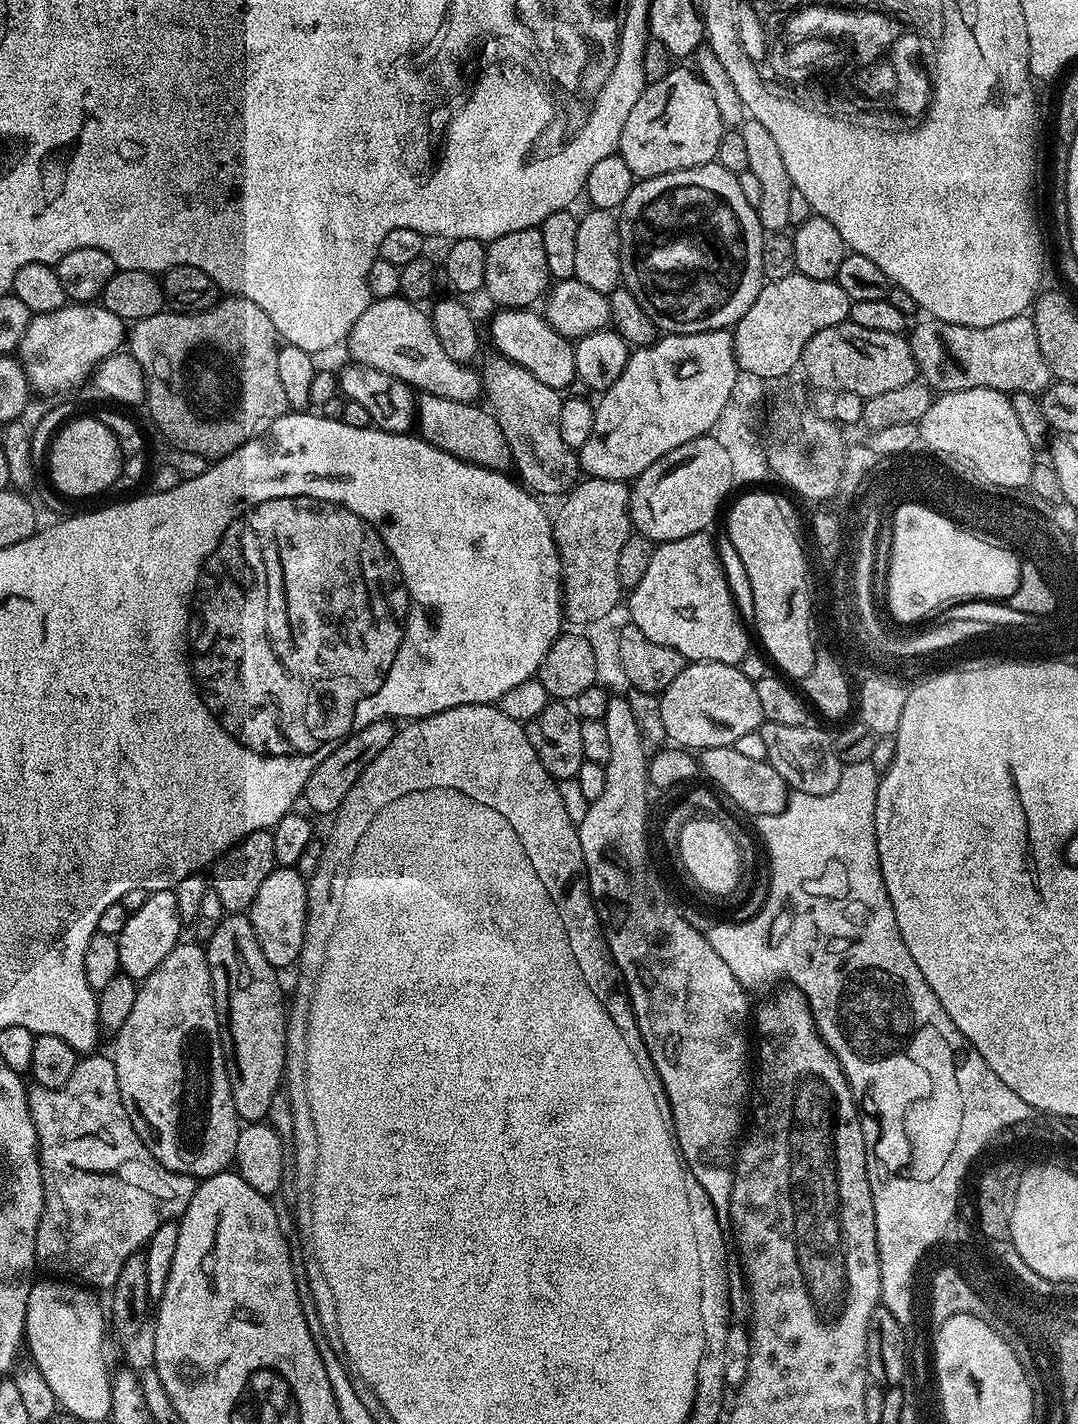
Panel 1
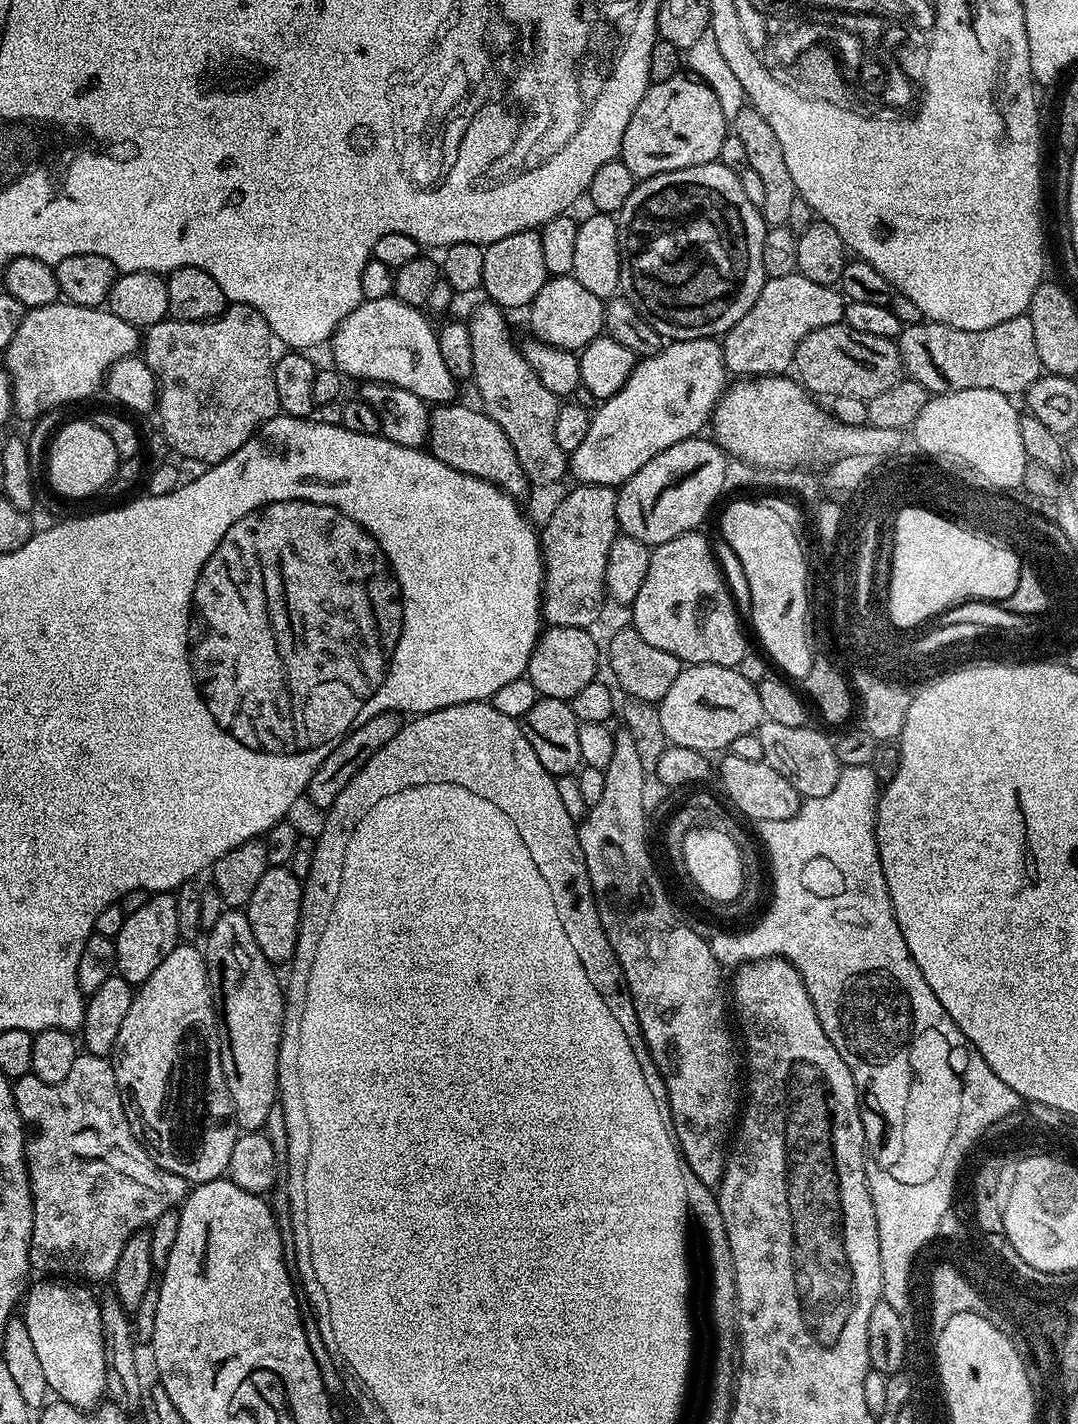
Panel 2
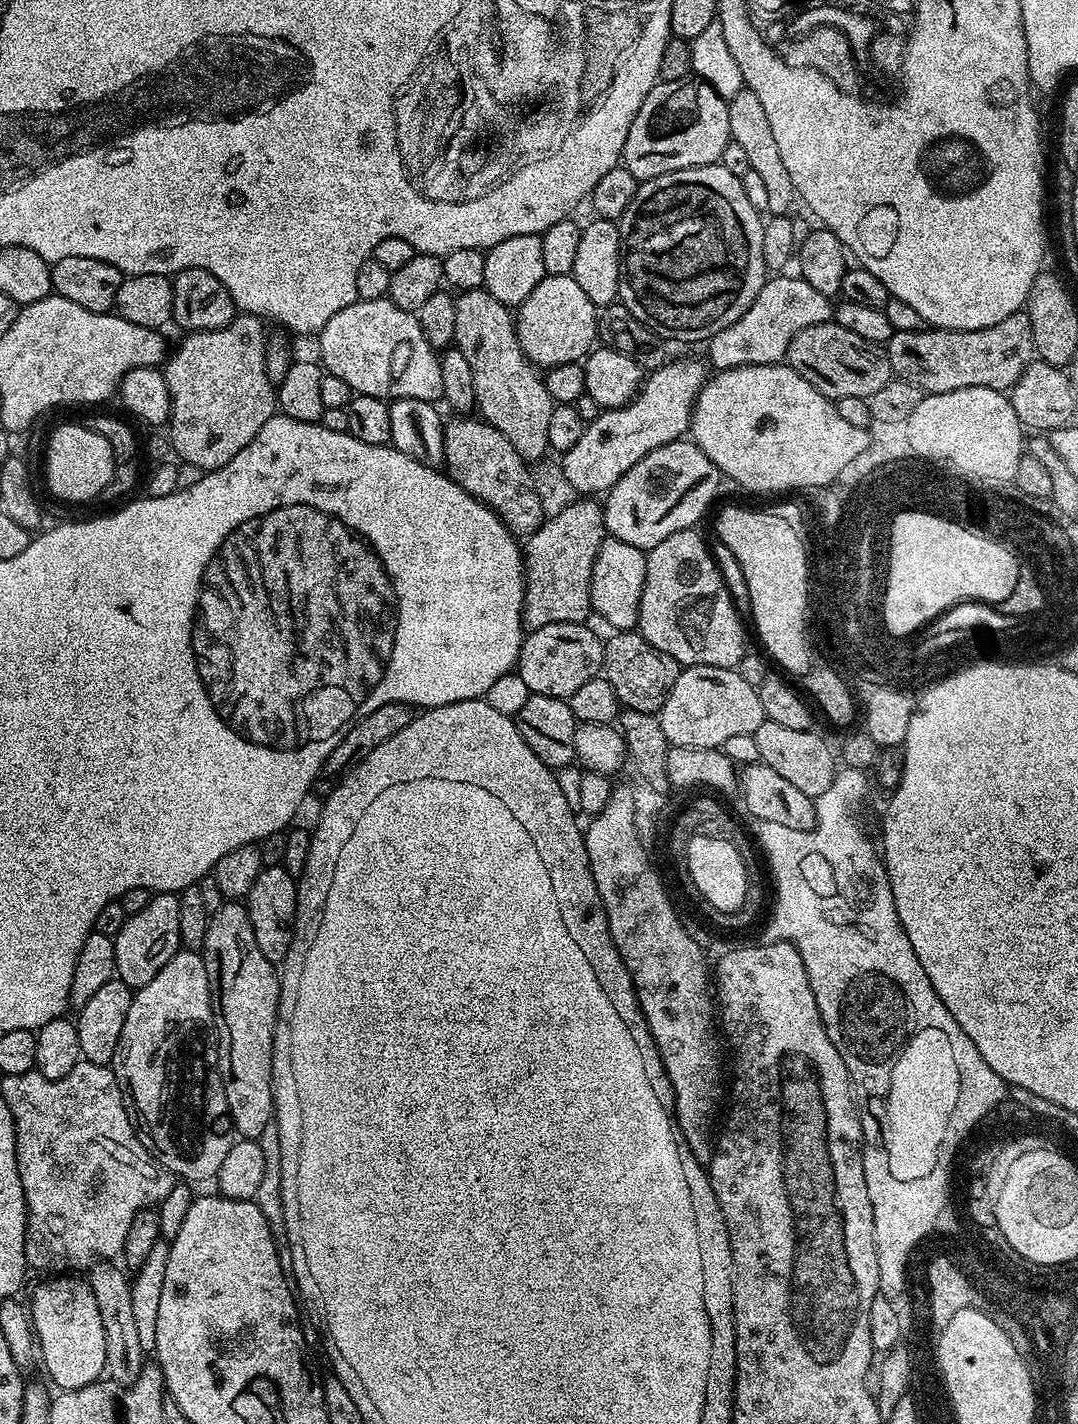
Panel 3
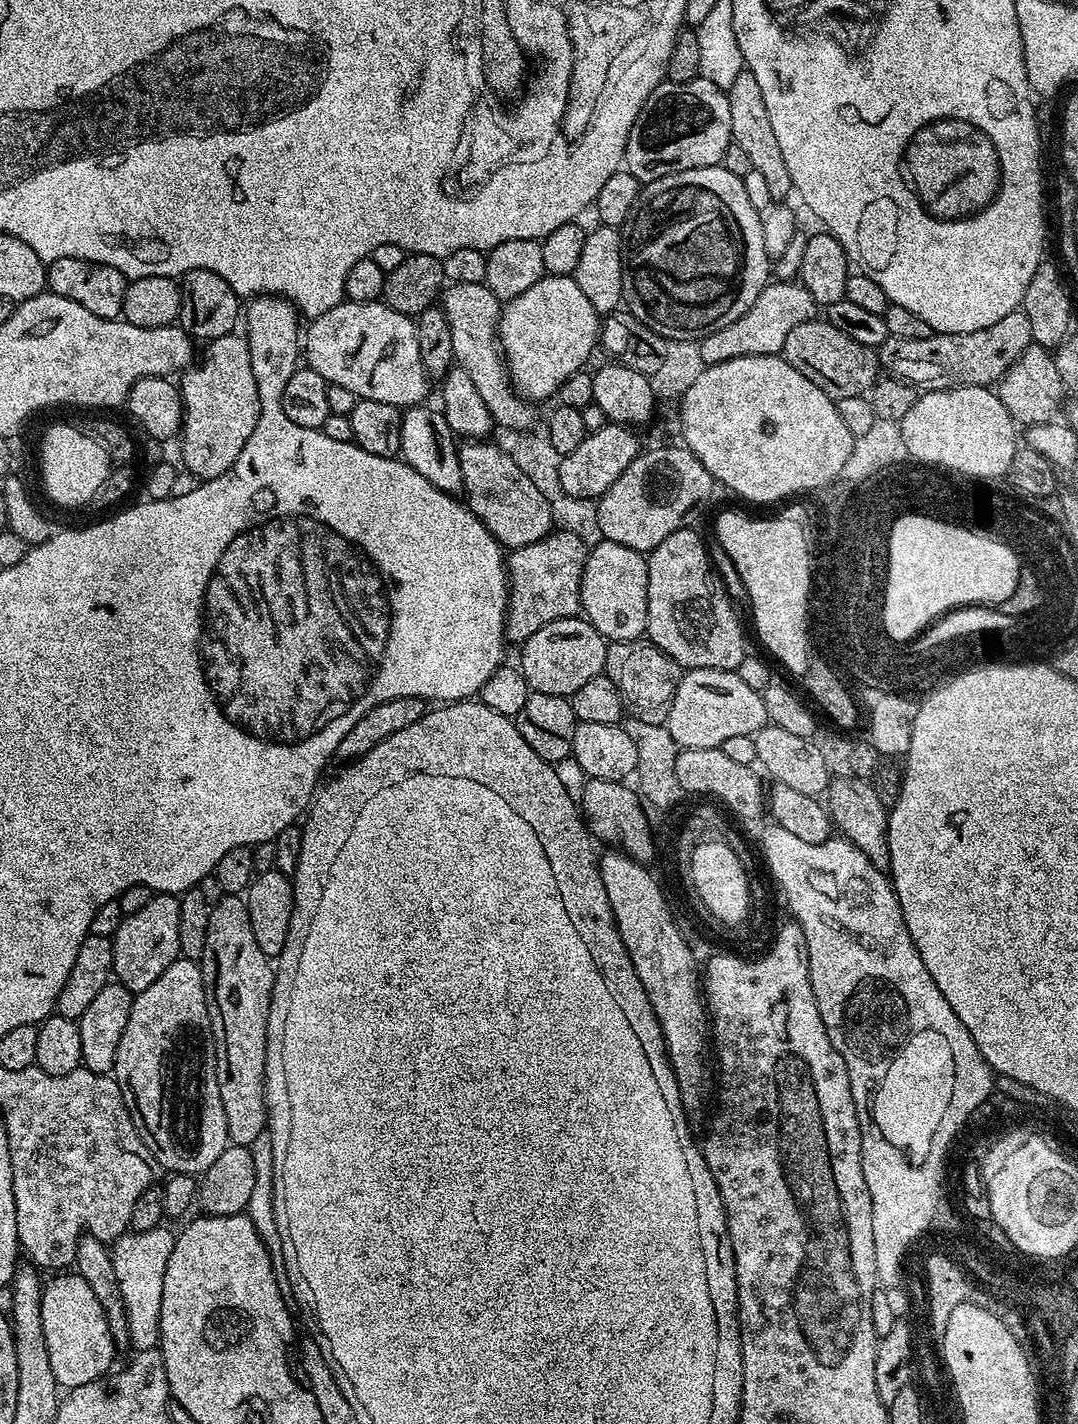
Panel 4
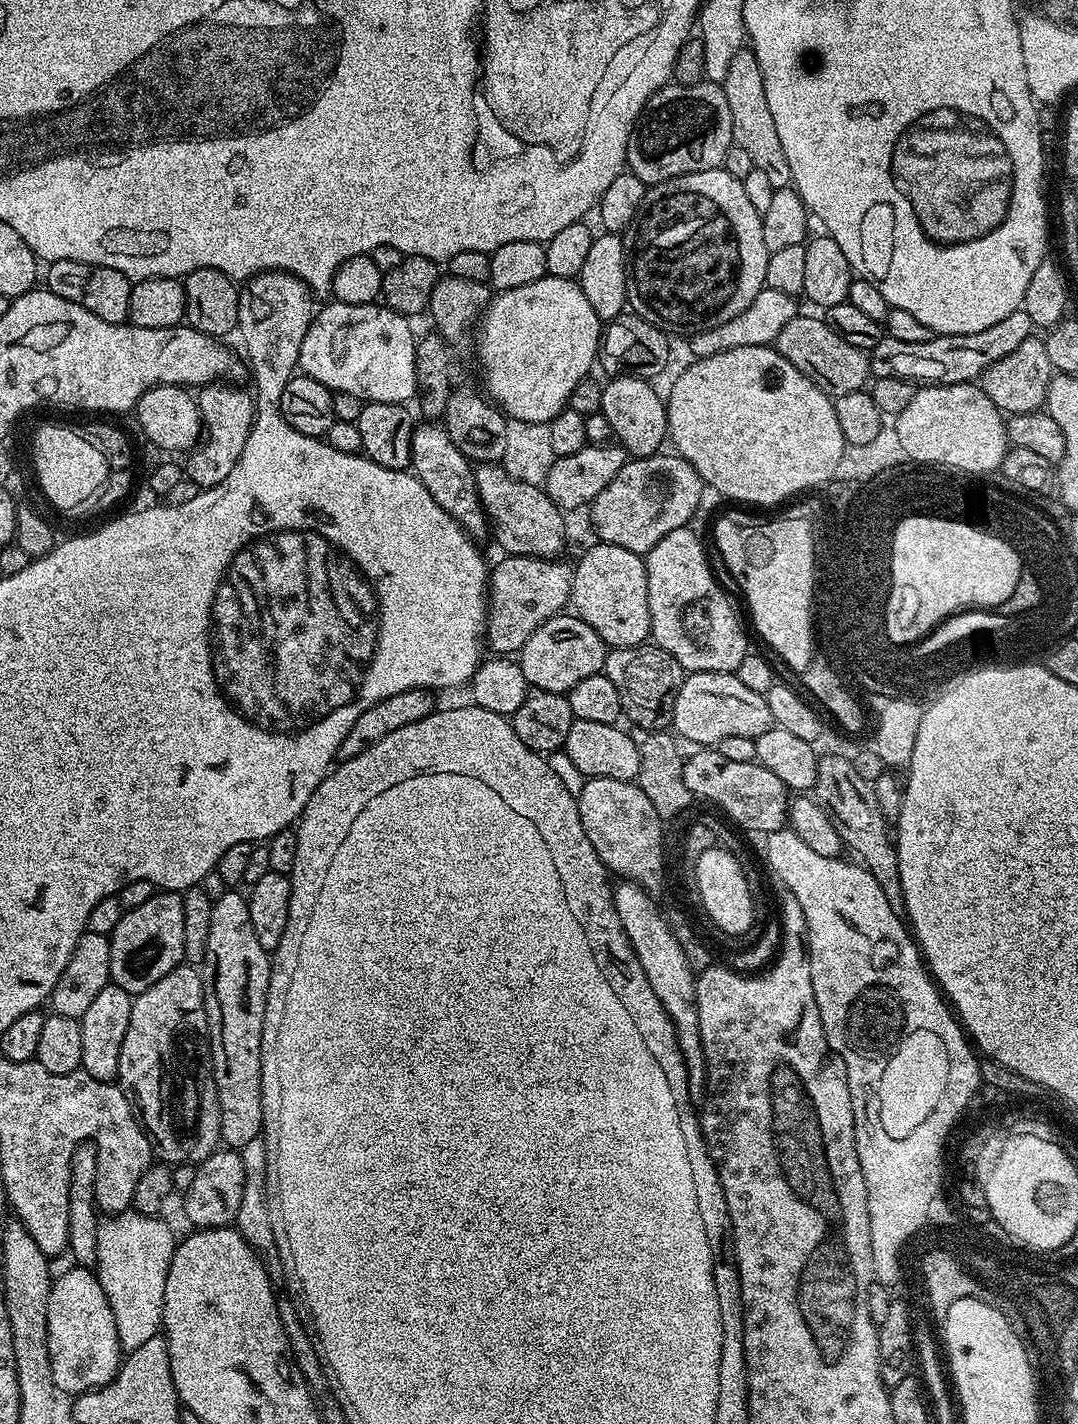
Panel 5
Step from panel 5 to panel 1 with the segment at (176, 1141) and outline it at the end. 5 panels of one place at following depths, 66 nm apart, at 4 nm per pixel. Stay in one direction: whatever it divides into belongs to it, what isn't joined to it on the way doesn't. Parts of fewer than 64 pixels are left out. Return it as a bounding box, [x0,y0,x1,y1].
[110,943,242,1178]

